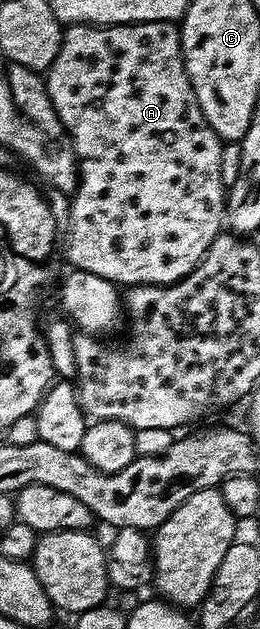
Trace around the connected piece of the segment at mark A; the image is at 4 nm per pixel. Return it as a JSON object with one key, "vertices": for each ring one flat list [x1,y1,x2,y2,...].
{"vertices":[[146,20,142,24,72,24,69,25,62,33,62,41,60,42,60,50,56,54,56,58,52,62,52,66,47,68,44,73,46,89,48,90,48,98,52,98,52,106,56,110,56,114,60,118,60,122,66,128,66,133,70,136,70,141,74,147,74,153,78,159,78,190,73,193,70,204,70,233,65,233,64,244,66,240,66,256,70,259,69,267,74,270,81,270,88,274,96,274,100,278,110,280,116,286,133,286,136,284,174,284,180,278,184,278,192,271,204,258,204,254,208,250,208,246,212,246,212,242,223,231,224,213,226,210,226,194,227,185,222,182,220,174,220,158,222,157,222,146,224,141,218,137,216,130,212,130,212,126,208,126,208,118,204,118,204,110,200,110,200,102,196,98,196,94,192,90,192,82,186,73,186,64,182,60,182,34,177,23,168,20]]}

